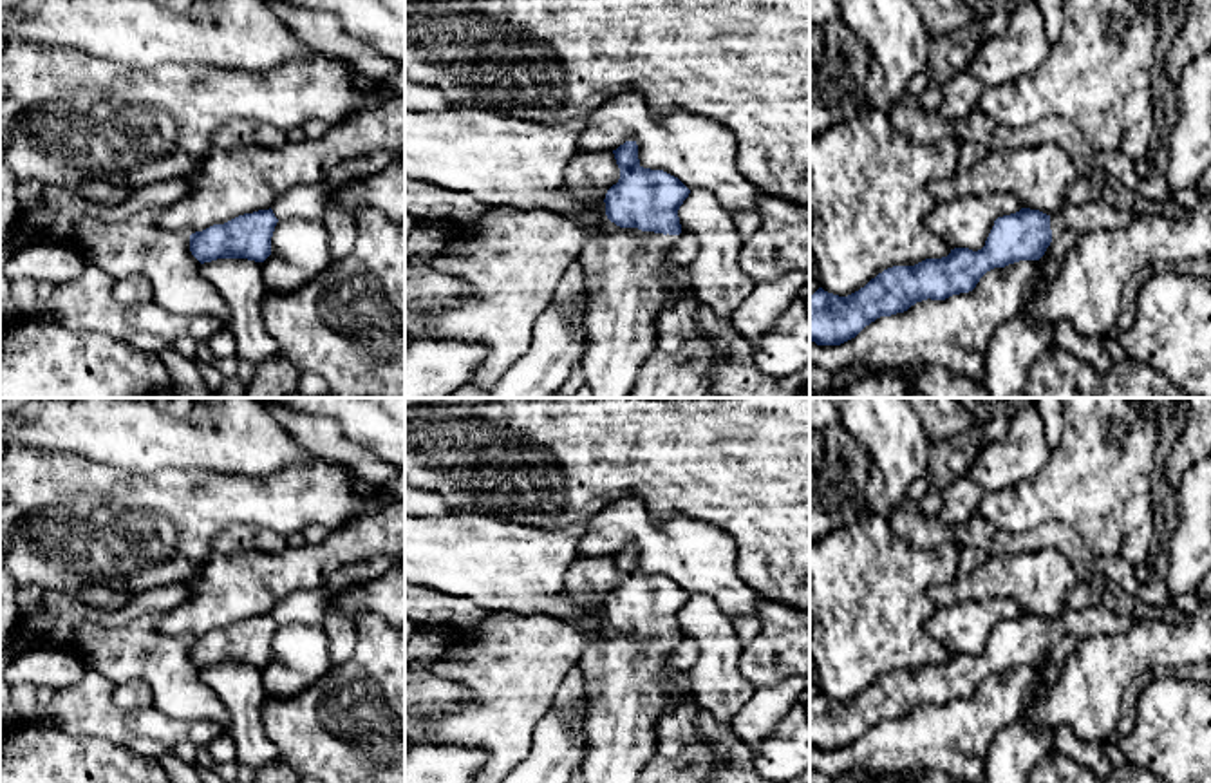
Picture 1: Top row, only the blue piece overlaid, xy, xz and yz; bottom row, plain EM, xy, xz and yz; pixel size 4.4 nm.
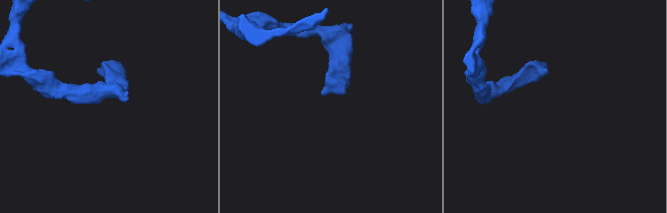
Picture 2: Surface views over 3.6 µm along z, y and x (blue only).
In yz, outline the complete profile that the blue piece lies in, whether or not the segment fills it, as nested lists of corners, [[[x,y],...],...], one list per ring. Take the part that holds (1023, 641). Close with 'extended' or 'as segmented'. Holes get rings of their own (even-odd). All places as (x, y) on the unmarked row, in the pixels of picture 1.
[[[1104,604],[1066,609],[1052,622],[1039,615],[1021,613],[998,622],[985,651],[978,656],[954,653],[942,664],[887,673],[848,702],[819,693],[810,700],[810,745],[817,750],[840,750],[880,722],[904,718],[927,703],[945,705],[972,696],[994,673],[1039,665],[1054,638],[1074,635],[1086,640],[1095,635],[1121,635],[1137,622],[1133,615],[1117,613]]]; extended

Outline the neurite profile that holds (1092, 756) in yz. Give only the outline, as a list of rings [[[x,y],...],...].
[[[1066,725],[1054,731],[1054,749],[1088,769],[1097,778],[1106,778],[1113,769],[1104,750],[1104,743],[1084,741]]]

